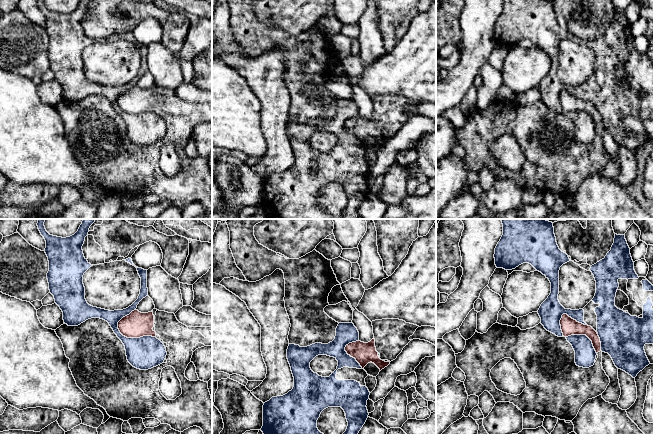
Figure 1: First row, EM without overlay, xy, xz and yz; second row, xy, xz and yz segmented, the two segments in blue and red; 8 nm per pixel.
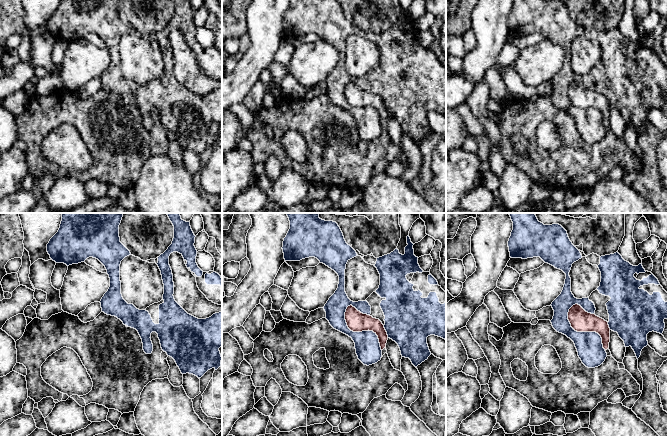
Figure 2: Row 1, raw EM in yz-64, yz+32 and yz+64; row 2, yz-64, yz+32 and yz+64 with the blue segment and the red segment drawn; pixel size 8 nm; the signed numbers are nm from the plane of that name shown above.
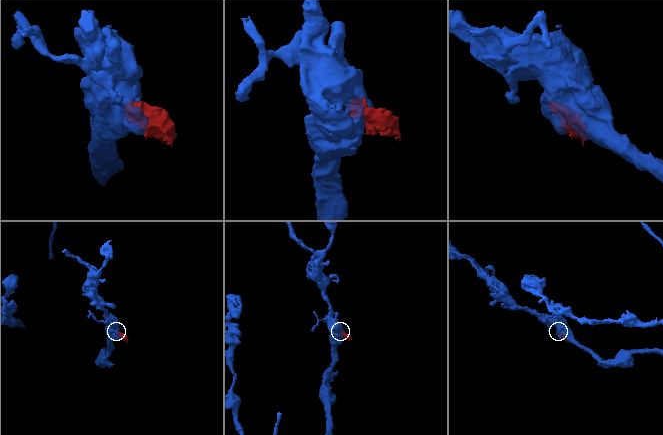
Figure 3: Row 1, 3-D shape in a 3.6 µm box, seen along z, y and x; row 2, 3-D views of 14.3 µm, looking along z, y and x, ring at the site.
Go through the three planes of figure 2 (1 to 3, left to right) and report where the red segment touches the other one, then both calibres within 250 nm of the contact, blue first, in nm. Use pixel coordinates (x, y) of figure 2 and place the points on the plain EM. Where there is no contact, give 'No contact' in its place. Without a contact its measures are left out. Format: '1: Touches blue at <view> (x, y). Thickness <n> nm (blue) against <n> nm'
1: No contact
2: Touches blue at yz+32 (359, 108). Thickness 200 nm (blue) against 160 nm
3: Touches blue at yz+64 (581, 108). Thickness 220 nm (blue) against 180 nm

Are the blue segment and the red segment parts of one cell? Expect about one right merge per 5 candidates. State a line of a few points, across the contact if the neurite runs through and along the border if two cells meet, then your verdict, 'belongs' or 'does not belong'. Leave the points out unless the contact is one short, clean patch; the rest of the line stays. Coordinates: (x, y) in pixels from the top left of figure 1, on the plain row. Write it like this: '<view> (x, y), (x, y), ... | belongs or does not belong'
does not belong

